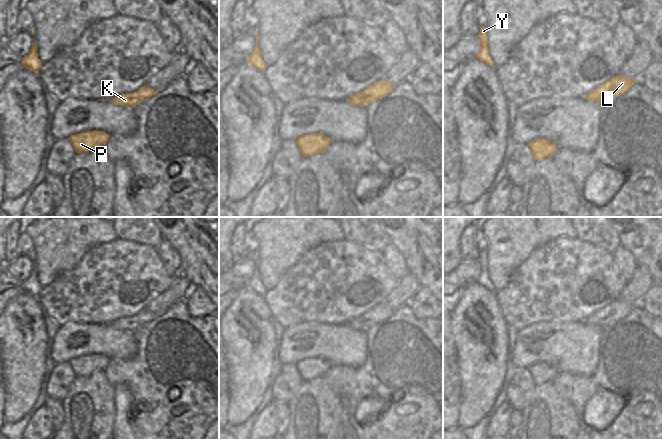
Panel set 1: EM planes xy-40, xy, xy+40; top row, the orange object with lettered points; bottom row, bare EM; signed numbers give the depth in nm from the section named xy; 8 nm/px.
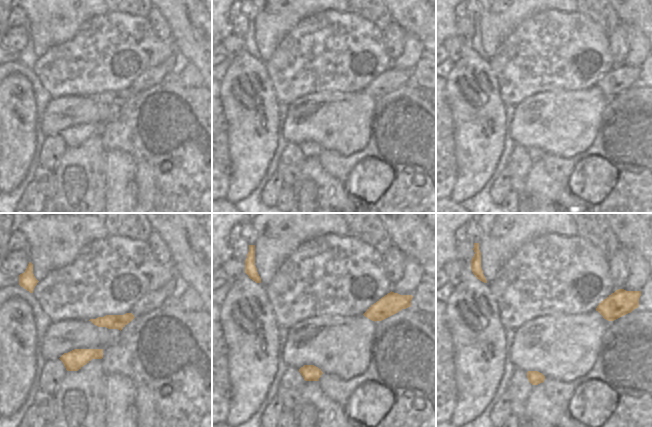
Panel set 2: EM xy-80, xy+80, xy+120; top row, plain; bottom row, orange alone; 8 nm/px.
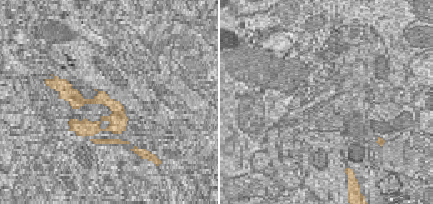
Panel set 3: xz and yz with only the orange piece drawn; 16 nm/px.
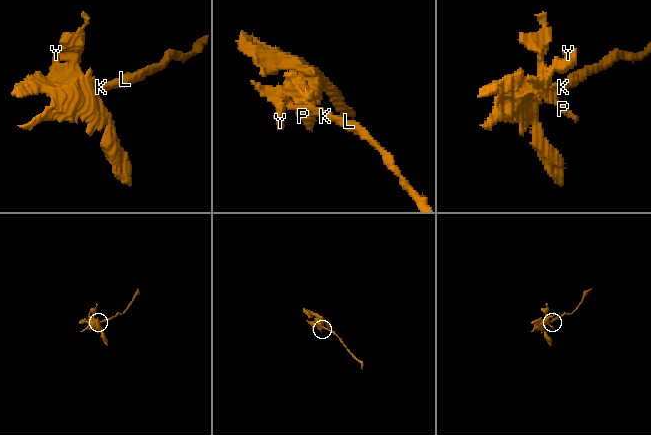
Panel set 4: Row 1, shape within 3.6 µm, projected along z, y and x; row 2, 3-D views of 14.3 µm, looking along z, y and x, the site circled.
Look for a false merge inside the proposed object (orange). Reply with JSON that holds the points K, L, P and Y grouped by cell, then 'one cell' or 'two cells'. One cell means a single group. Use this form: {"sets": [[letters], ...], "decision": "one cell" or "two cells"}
{"sets": [["K", "P", "Y"], ["L"]], "decision": "two cells"}

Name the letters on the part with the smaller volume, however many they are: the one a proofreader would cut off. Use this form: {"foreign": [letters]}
{"foreign": ["L"]}

